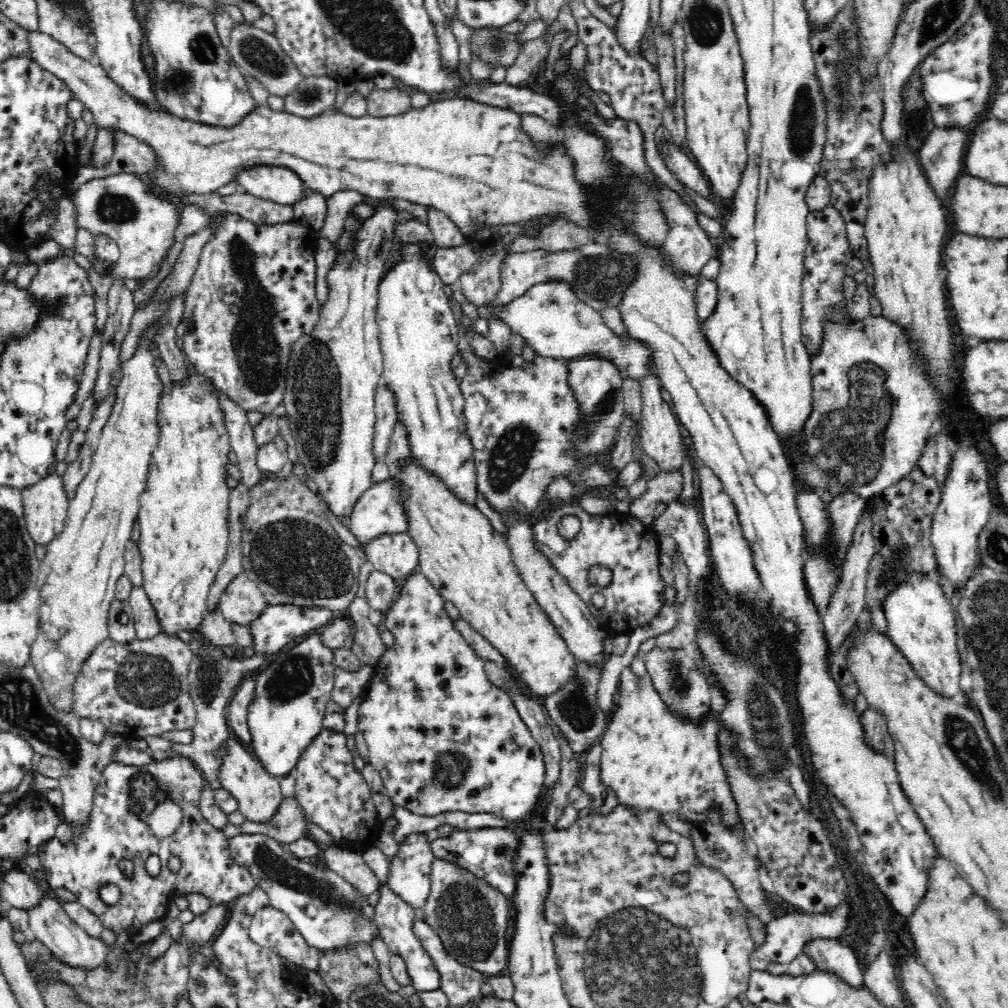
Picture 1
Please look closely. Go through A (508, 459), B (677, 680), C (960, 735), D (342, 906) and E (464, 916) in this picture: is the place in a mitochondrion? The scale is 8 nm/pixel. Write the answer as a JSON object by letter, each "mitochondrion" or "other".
{"A":"mitochondrion","B":"mitochondrion","C":"mitochondrion","D":"mitochondrion","E":"mitochondrion"}

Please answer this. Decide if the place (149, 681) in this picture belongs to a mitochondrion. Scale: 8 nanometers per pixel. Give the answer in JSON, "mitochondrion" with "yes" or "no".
{"mitochondrion":"yes"}

